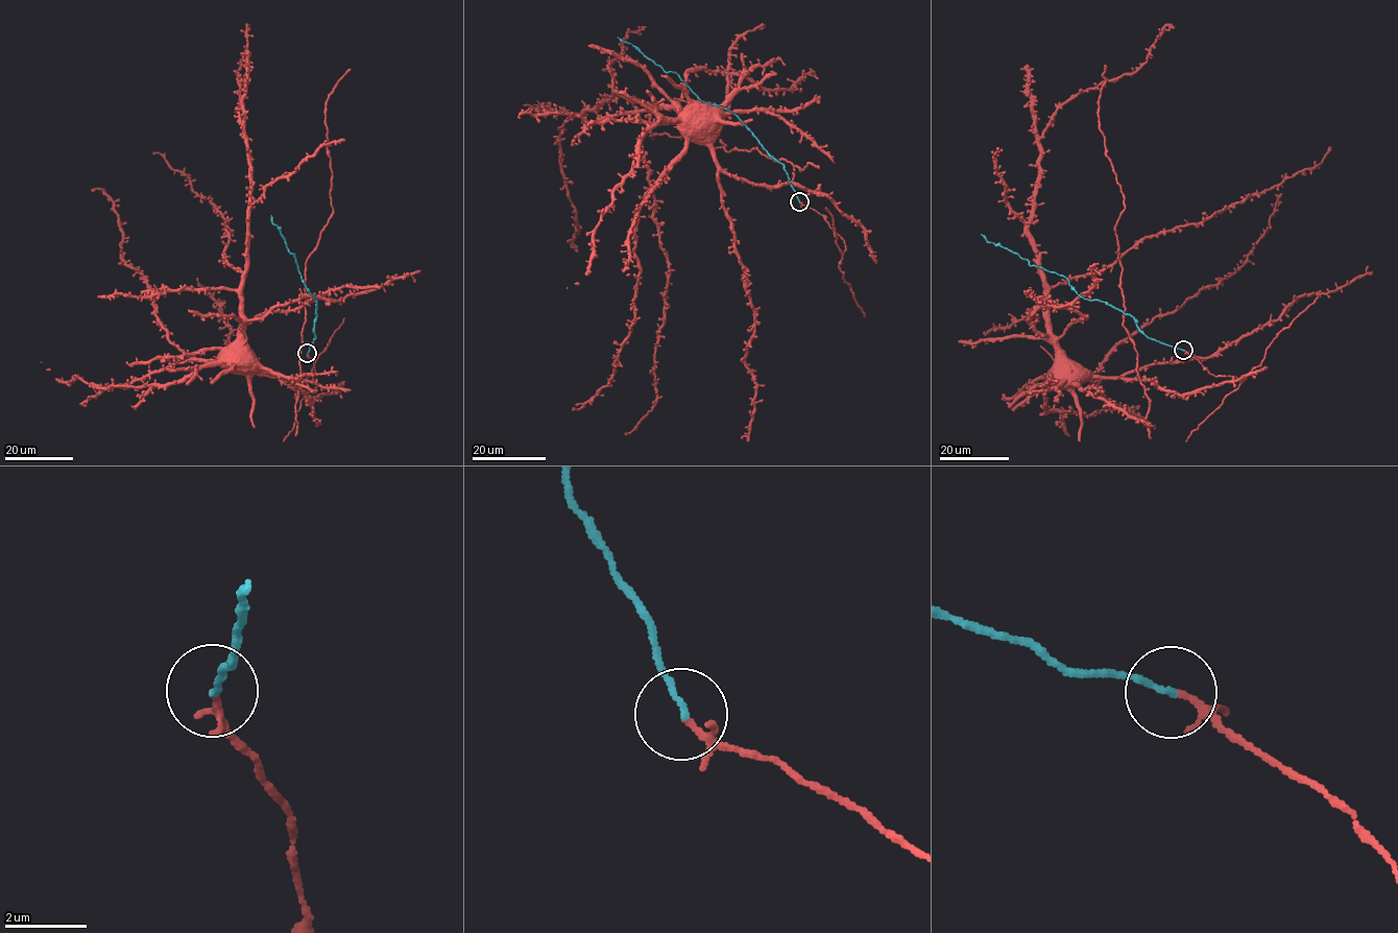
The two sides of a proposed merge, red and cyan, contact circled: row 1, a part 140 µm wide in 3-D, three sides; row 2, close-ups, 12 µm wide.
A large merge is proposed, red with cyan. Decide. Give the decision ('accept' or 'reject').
accept

